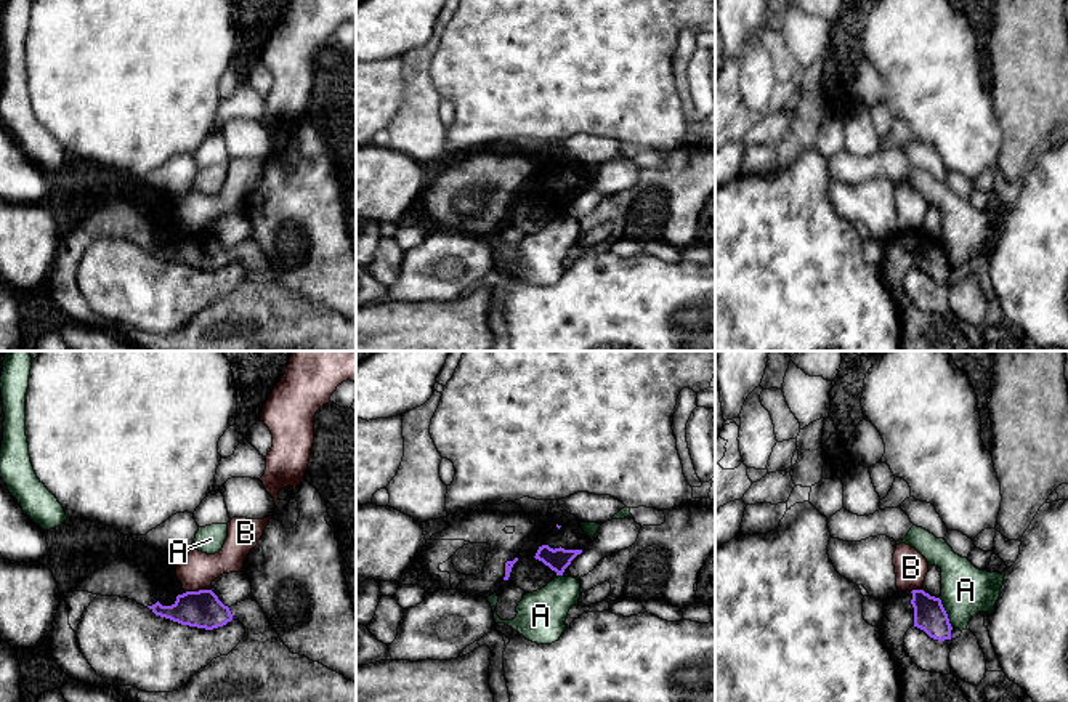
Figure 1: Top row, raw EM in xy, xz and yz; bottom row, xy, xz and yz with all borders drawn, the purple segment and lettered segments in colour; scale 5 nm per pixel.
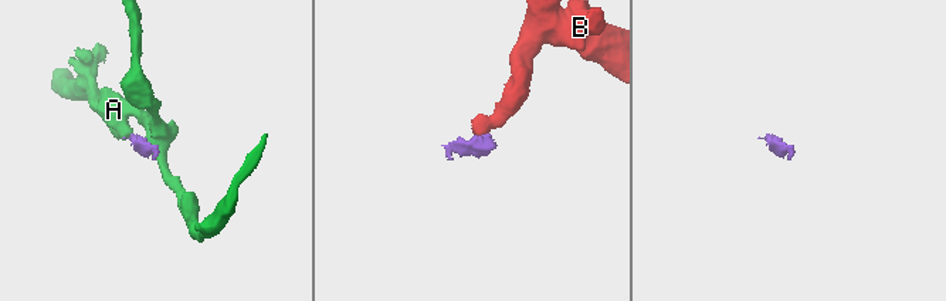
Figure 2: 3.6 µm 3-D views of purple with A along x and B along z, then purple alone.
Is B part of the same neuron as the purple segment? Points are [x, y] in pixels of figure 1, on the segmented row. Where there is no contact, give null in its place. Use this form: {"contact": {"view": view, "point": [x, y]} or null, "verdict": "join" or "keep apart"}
{"contact": {"view": "xy", "point": [196, 592]}, "verdict": "keep apart"}

